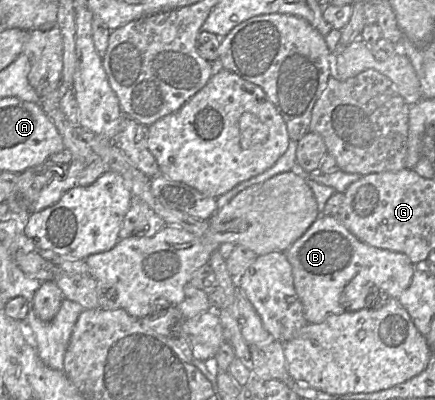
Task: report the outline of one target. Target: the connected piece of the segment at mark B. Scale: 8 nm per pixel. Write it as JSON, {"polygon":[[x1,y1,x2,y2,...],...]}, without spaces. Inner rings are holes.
{"polygon":[[320,215,308,230,285,252,292,267,294,287,307,323,321,323,330,315,371,309,376,292,398,298,412,280,416,265,403,253,370,246,356,238,335,216]]}

